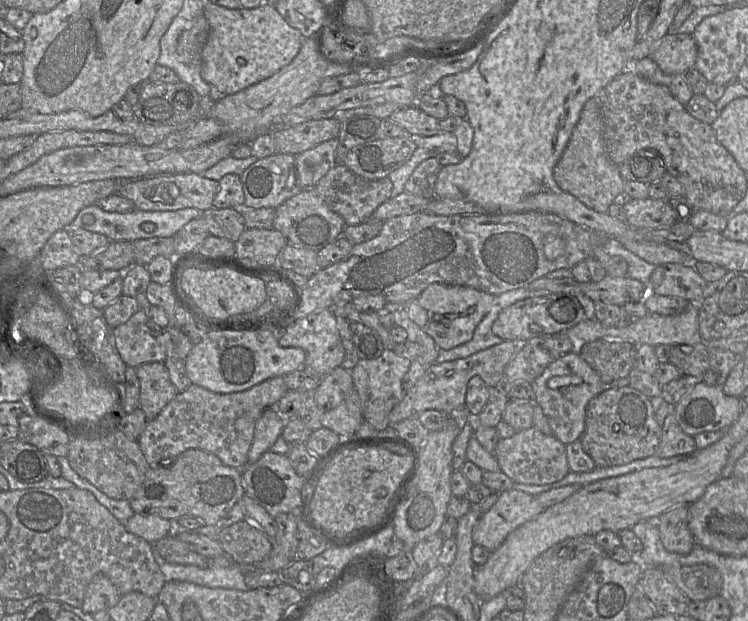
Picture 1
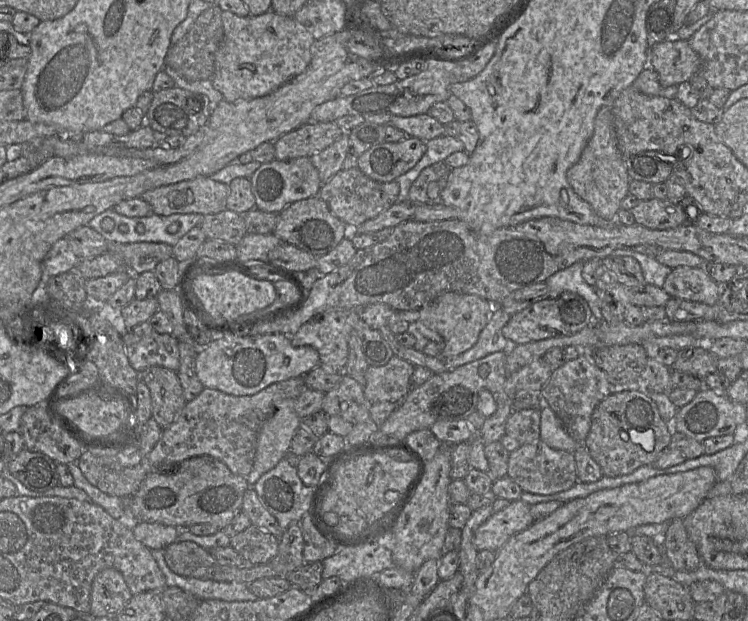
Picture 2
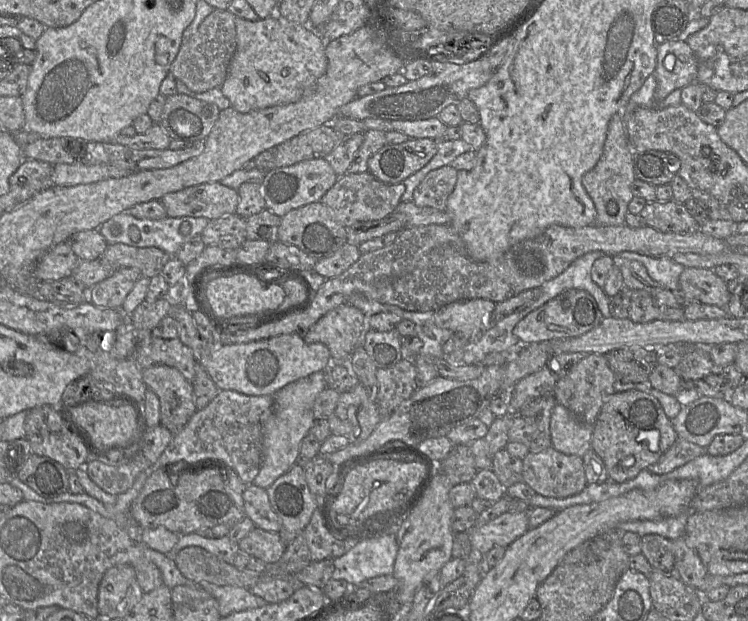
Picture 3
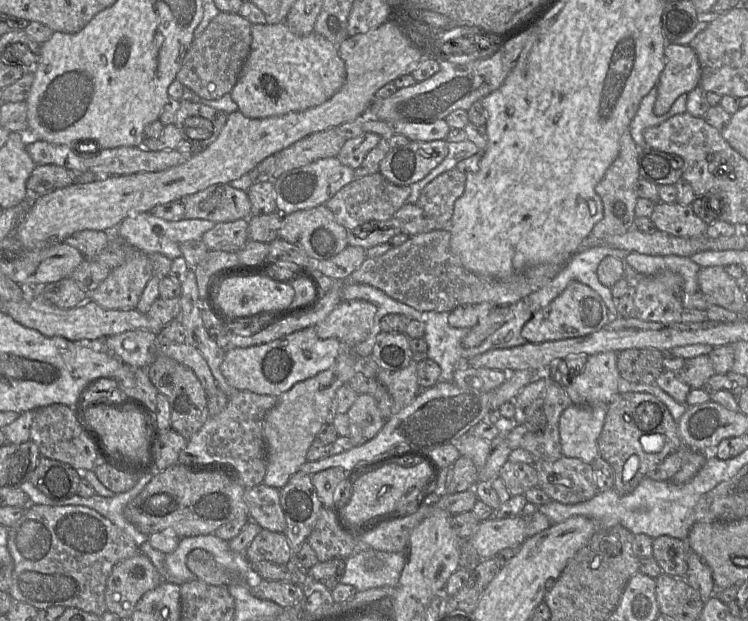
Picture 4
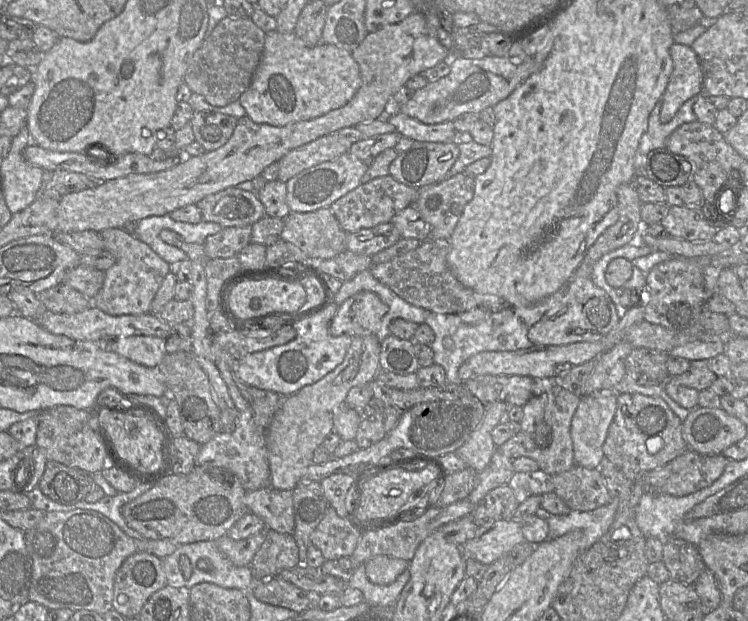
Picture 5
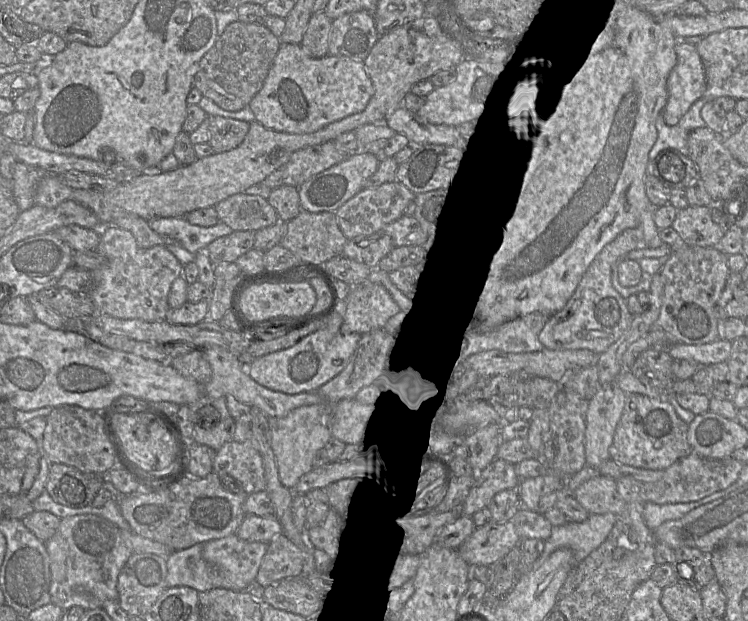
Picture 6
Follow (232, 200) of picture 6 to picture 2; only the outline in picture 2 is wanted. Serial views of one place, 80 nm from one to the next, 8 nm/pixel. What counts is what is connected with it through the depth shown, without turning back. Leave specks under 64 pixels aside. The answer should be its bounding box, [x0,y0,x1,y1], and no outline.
[140,176,228,215]

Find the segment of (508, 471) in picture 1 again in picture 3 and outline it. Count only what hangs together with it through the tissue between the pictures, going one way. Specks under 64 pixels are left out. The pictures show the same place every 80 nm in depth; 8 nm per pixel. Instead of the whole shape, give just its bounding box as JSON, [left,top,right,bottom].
[522,447,588,498]

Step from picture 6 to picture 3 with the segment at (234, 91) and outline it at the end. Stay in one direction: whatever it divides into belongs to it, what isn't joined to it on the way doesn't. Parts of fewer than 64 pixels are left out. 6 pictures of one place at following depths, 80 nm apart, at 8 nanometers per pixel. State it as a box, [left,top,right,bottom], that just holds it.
[169,9,237,92]

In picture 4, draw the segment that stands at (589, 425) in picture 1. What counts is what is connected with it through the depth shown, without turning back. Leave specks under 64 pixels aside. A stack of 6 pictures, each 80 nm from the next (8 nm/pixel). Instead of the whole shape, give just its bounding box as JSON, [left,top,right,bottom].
[597,392,684,495]

